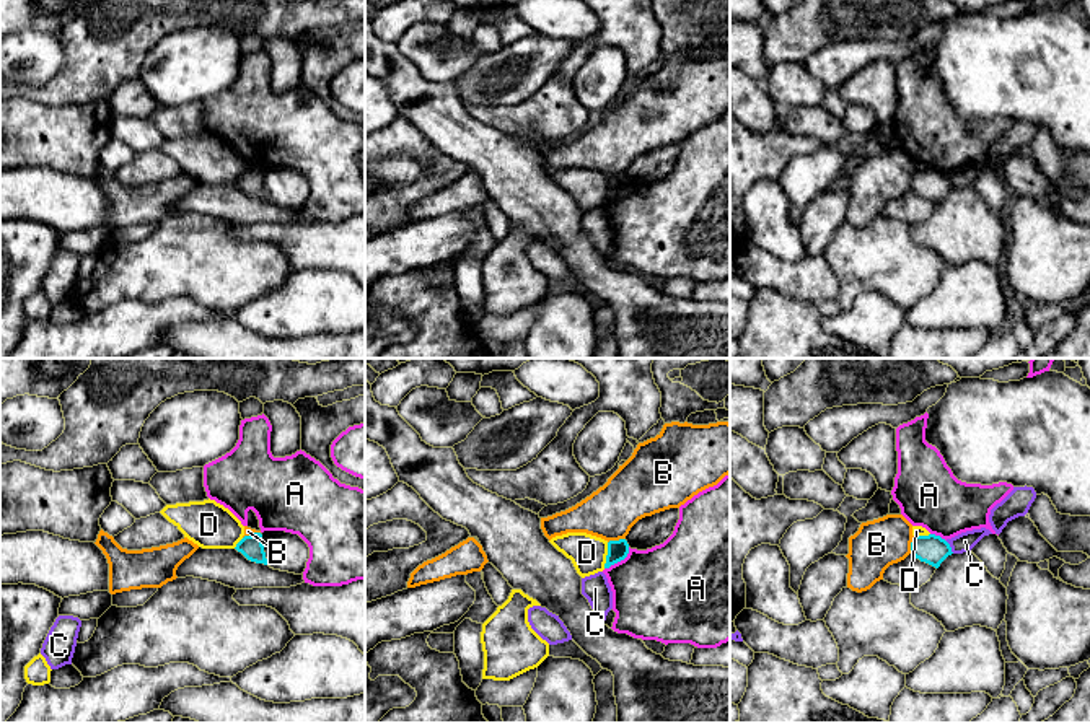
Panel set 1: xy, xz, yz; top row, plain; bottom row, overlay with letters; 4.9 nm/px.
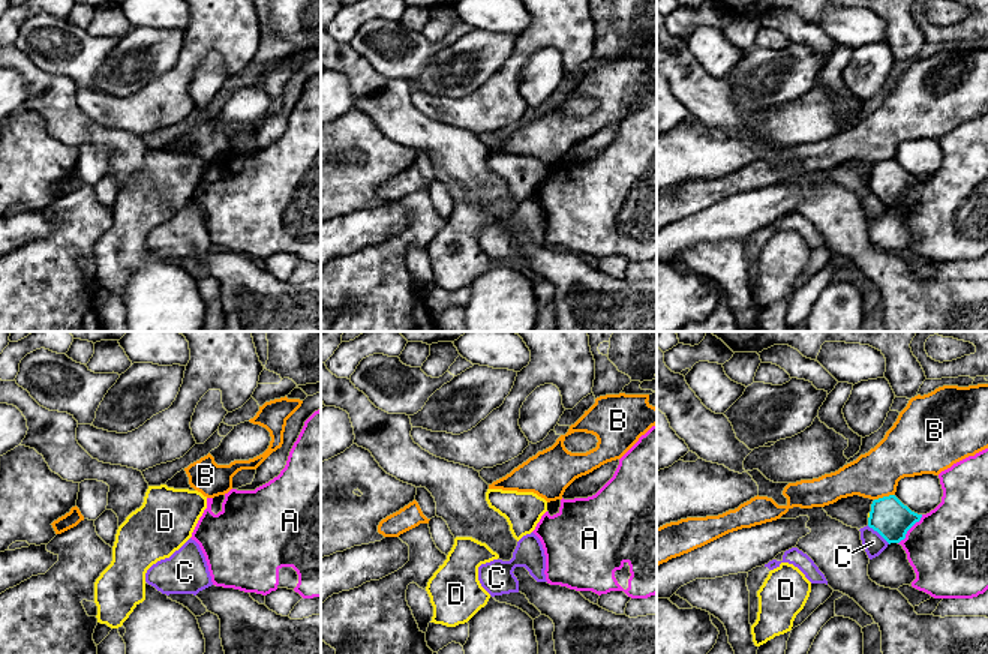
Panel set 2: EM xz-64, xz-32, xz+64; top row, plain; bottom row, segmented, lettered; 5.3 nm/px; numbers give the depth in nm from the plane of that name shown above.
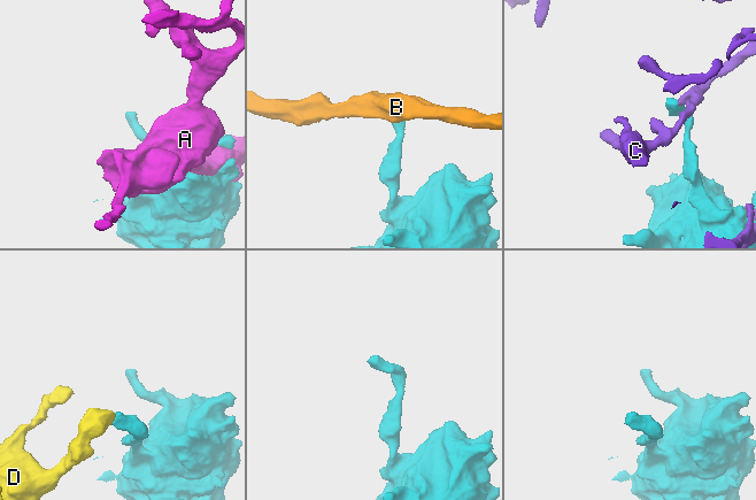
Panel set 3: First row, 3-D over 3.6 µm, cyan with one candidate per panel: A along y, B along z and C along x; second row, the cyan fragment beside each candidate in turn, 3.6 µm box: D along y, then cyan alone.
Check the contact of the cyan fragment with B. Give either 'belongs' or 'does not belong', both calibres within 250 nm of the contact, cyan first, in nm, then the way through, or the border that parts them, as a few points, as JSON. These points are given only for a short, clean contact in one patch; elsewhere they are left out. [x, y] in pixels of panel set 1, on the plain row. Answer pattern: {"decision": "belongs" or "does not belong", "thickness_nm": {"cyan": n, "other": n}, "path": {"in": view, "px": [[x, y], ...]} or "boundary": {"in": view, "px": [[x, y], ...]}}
{"decision": "does not belong", "thickness_nm": {"cyan": 100, "other": 260}, "boundary": {"in": "xz", "px": [[624, 173], [608, 178]]}}

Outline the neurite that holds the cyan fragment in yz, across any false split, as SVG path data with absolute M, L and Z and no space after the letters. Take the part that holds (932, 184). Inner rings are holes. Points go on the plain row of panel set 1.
M929 169L929 171L914 171L911 177L911 189L935 204L952 191L950 179L942 174L940 171Z

